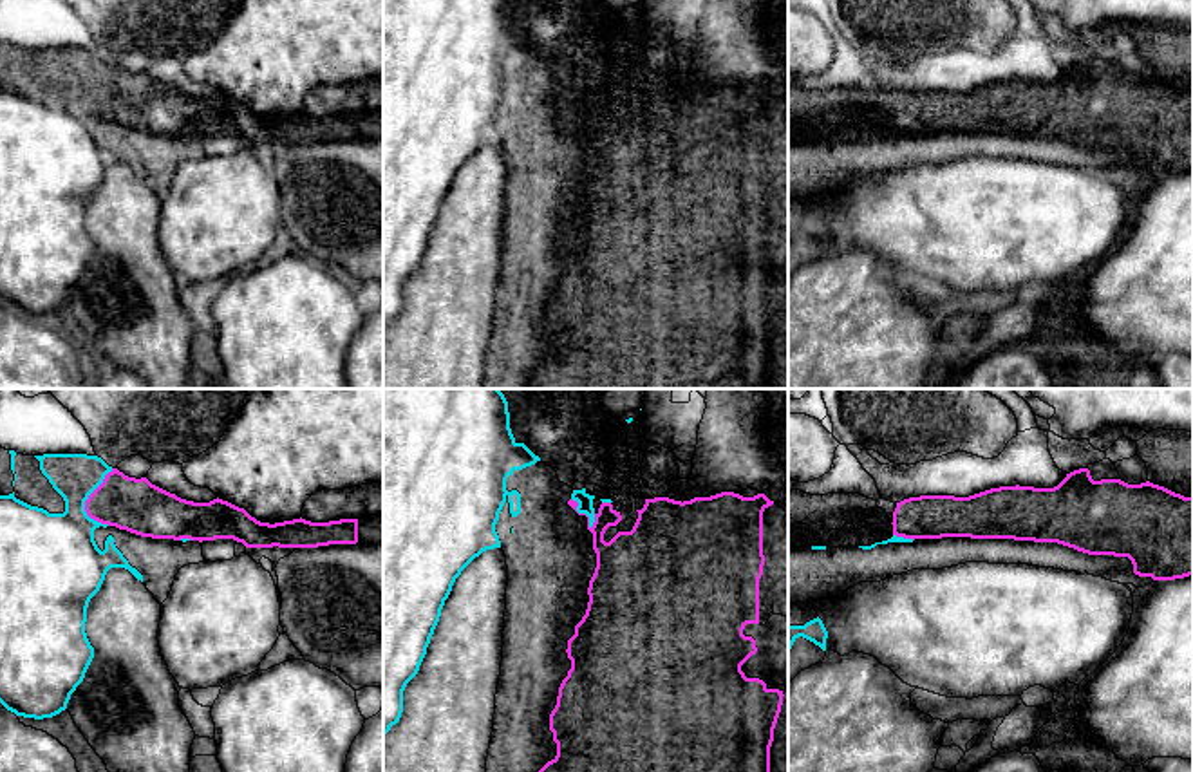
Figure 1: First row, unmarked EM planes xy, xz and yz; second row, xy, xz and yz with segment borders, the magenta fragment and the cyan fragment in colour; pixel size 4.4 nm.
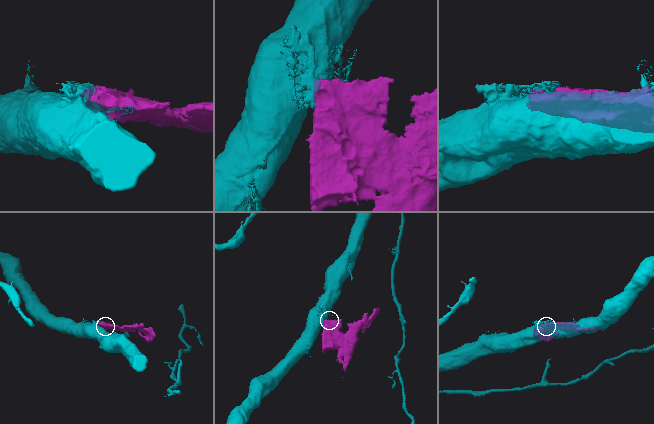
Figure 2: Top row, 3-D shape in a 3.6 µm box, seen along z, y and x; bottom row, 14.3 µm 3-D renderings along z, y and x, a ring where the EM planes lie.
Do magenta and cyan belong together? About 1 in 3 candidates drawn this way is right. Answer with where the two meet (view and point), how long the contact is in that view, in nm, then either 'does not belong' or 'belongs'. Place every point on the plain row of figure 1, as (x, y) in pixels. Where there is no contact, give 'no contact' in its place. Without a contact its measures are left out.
meets magenta in xy at (87, 94); contact 260 nm long; does not belong

